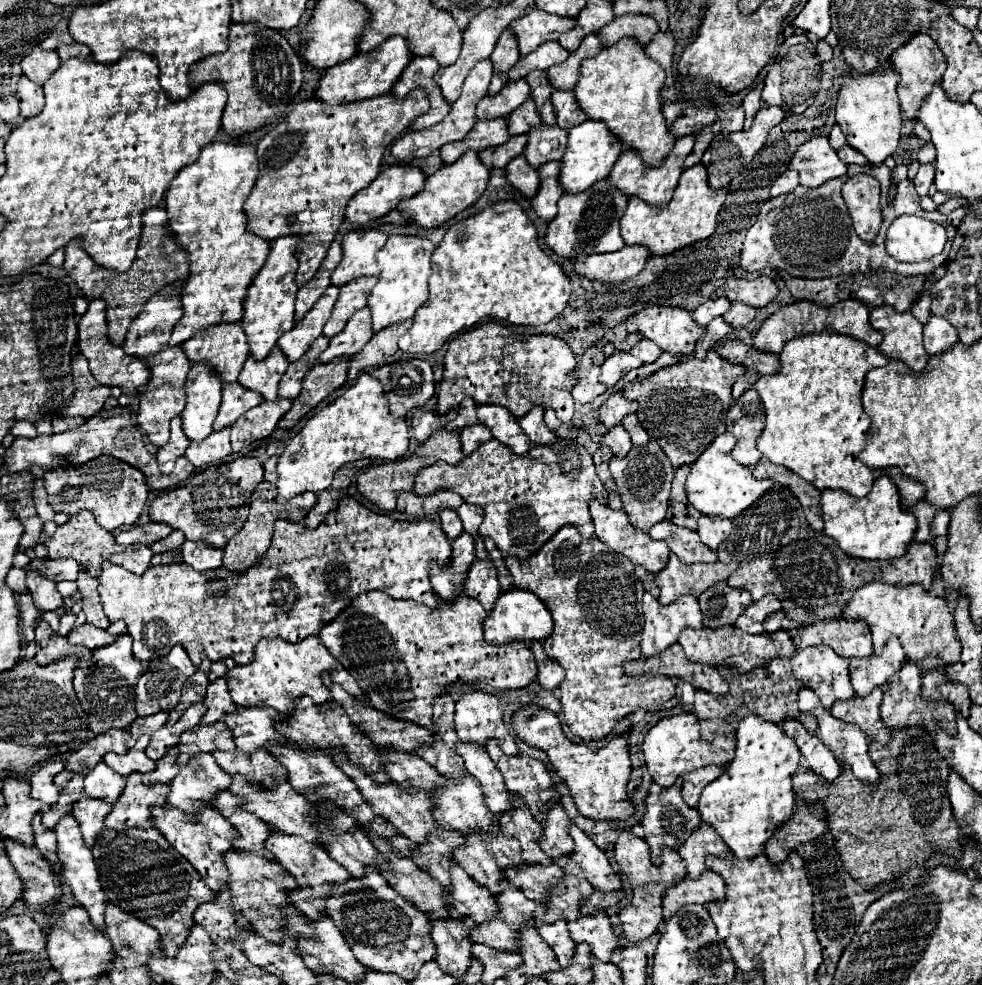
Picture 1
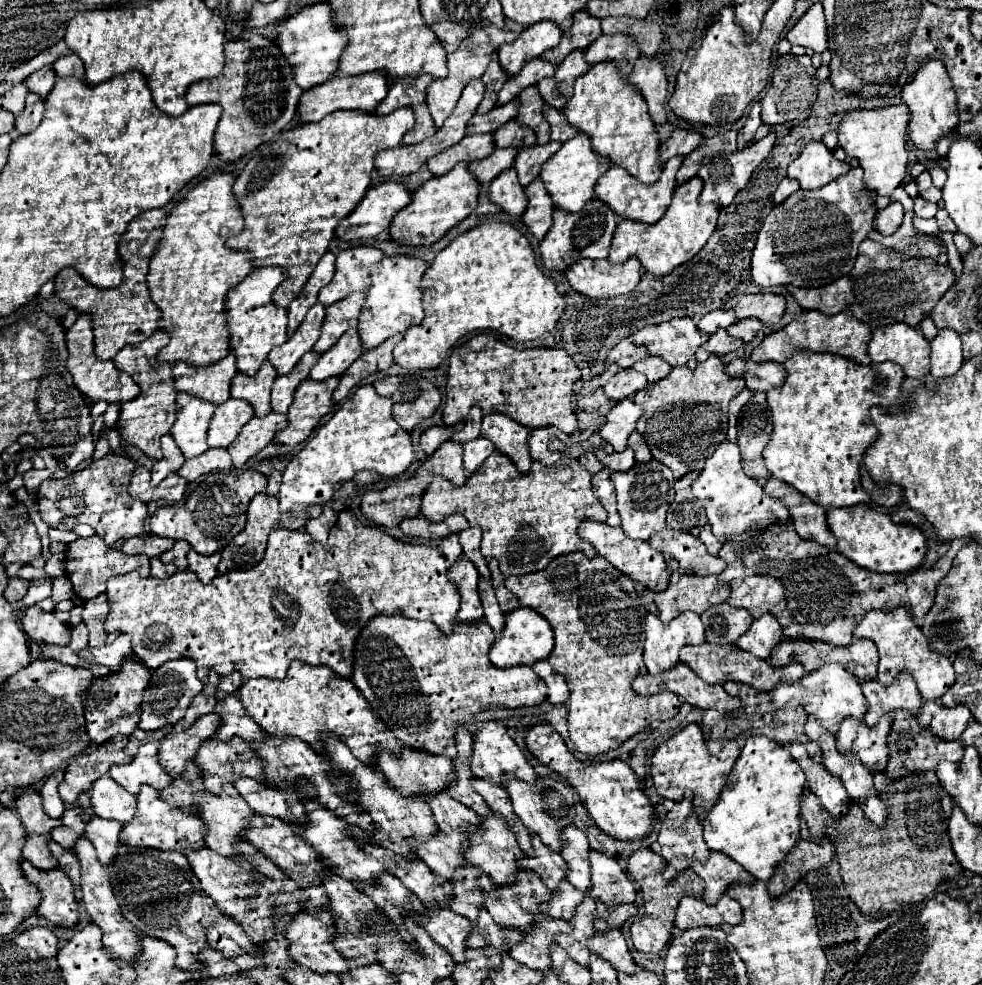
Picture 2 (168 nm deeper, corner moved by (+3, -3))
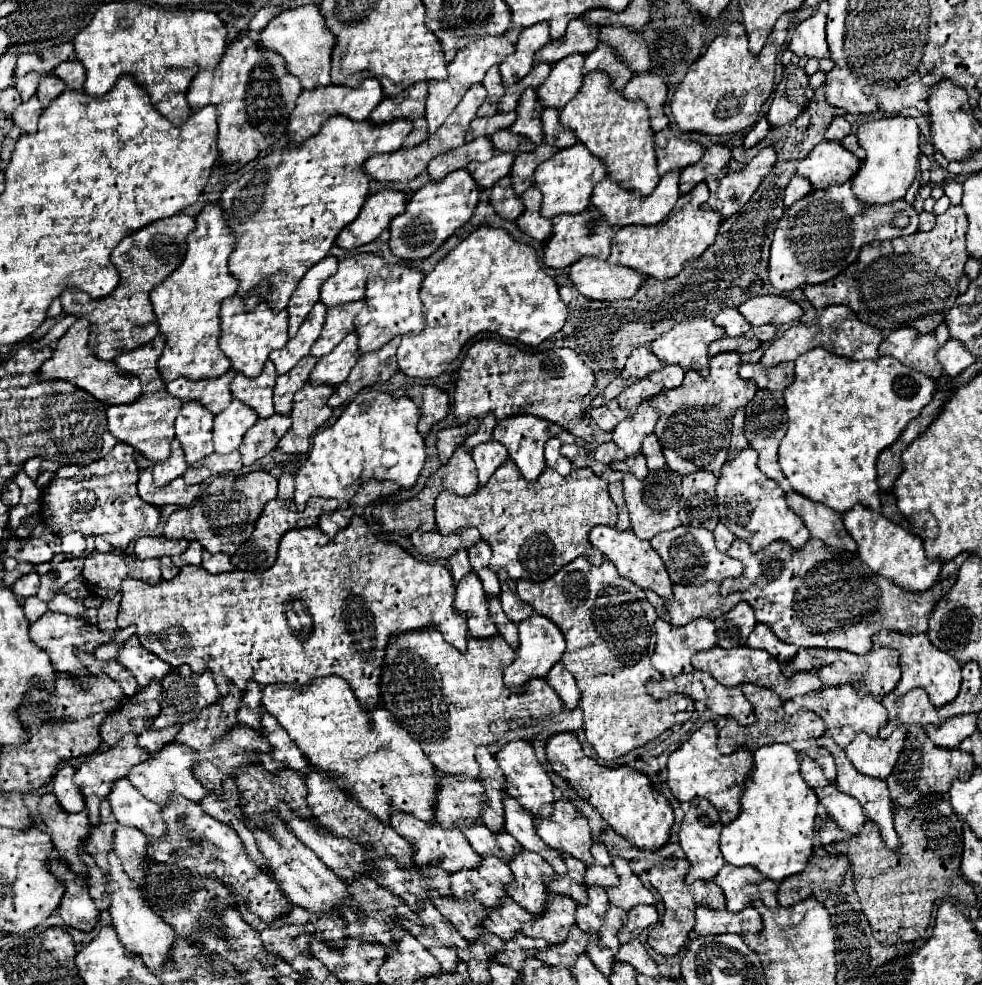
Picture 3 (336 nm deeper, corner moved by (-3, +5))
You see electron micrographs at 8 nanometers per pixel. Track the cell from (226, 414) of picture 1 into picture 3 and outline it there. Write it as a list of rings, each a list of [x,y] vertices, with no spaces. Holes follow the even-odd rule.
[[[234,399],[226,411],[214,417],[214,447],[216,453],[226,455],[240,447],[244,433],[258,421],[254,409]]]

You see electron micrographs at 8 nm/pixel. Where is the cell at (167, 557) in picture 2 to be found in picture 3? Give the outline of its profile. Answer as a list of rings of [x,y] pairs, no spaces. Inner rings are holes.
[[[192,541],[186,553],[182,553],[182,555],[178,555],[178,557],[172,557],[172,563],[174,563],[176,567],[180,567],[180,569],[182,569],[184,565],[200,565],[200,563],[202,563],[202,545],[200,545],[198,541]]]

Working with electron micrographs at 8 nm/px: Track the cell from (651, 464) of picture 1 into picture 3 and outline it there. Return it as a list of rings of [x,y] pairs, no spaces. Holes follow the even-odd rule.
[[[658,471],[650,473],[644,481],[636,479],[632,473],[624,475],[622,487],[624,487],[624,501],[630,513],[632,531],[638,539],[652,539],[654,535],[662,531],[670,531],[680,525],[678,511],[680,511],[680,499],[678,499],[678,483],[682,477],[674,471]]]

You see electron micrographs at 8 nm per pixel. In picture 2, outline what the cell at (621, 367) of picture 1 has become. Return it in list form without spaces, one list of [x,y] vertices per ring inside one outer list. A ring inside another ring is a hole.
[[[618,369],[618,373],[614,373],[608,383],[604,385],[604,393],[606,397],[610,397],[612,401],[620,401],[624,397],[632,397],[632,393],[640,391],[648,387],[648,379],[646,375],[638,373],[636,369]]]

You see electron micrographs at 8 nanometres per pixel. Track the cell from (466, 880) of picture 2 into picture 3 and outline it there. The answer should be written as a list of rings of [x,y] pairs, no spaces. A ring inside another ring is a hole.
[[[510,897],[504,899],[502,907],[488,909],[488,919],[484,919],[484,927],[498,935],[502,941],[514,939],[518,933],[522,933],[522,923],[530,921],[530,915],[526,909],[522,909],[518,903],[514,903]]]

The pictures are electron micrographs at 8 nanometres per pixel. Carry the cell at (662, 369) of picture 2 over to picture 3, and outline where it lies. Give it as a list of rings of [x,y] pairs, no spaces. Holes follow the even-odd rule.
[[[664,365],[662,371],[658,371],[656,377],[652,375],[650,379],[652,379],[654,383],[660,383],[660,385],[666,387],[666,389],[674,389],[674,387],[682,385],[684,375],[686,375],[686,371],[682,371],[678,365]]]

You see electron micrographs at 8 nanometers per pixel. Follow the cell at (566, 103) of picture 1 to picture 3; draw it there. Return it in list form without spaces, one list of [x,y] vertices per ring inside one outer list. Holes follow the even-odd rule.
[[[544,109],[542,131],[544,131],[544,143],[550,143],[552,147],[566,149],[566,147],[572,147],[576,143],[576,135],[558,123],[556,109]]]

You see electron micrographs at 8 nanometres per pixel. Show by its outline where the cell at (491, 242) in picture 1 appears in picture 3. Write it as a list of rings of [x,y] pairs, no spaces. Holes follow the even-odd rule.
[[[478,227],[456,249],[452,249],[432,273],[428,273],[420,287],[424,303],[424,329],[420,335],[404,335],[398,347],[398,369],[408,377],[432,379],[442,375],[448,365],[460,355],[462,347],[478,333],[490,331],[500,337],[518,339],[524,345],[538,347],[550,335],[558,333],[566,321],[568,307],[558,295],[556,281],[546,275],[536,259],[536,251],[526,243],[516,243],[504,229]]]

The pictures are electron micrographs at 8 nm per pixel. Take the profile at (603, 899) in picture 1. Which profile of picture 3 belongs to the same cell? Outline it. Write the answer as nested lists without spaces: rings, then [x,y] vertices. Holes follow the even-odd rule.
[[[638,905],[638,907],[634,907],[634,911],[628,913],[626,927],[622,927],[622,931],[618,933],[620,943],[636,939],[644,929],[652,927],[654,923],[658,923],[658,911],[654,907],[650,907],[650,905]]]

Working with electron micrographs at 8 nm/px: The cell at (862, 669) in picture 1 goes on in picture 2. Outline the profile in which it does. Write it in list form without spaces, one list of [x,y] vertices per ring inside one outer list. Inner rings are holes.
[[[902,671],[890,685],[882,685],[876,677],[874,679],[864,679],[860,683],[862,695],[868,703],[868,711],[864,713],[864,723],[868,727],[876,725],[878,717],[884,713],[890,713],[894,709],[906,709],[912,715],[920,711],[922,705],[922,695],[914,683],[914,679]]]

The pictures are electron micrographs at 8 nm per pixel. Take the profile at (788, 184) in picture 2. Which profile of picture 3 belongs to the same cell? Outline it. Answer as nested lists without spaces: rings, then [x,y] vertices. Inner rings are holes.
[[[798,175],[792,177],[792,181],[788,183],[786,193],[784,193],[784,205],[790,207],[794,201],[802,199],[802,195],[808,195],[808,191],[814,191],[814,187],[812,187],[812,183],[808,179],[798,177]]]

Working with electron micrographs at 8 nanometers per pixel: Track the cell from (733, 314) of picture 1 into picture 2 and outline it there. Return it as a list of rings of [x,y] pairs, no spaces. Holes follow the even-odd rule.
[[[742,319],[734,327],[728,327],[728,333],[732,337],[740,337],[744,343],[748,343],[760,329],[762,329],[760,321],[756,321],[756,319]]]

